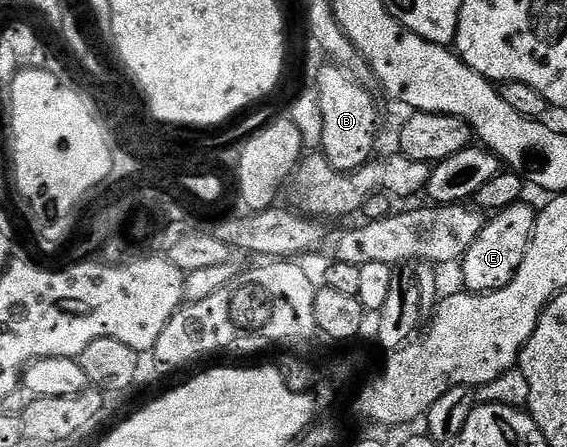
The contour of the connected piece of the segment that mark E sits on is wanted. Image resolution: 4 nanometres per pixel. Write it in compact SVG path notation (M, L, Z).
M511 203L506 209L498 209L486 220L483 231L471 243L471 247L461 258L465 289L470 293L489 293L511 283L519 263L529 246L533 228L537 222L538 210L526 203Z

